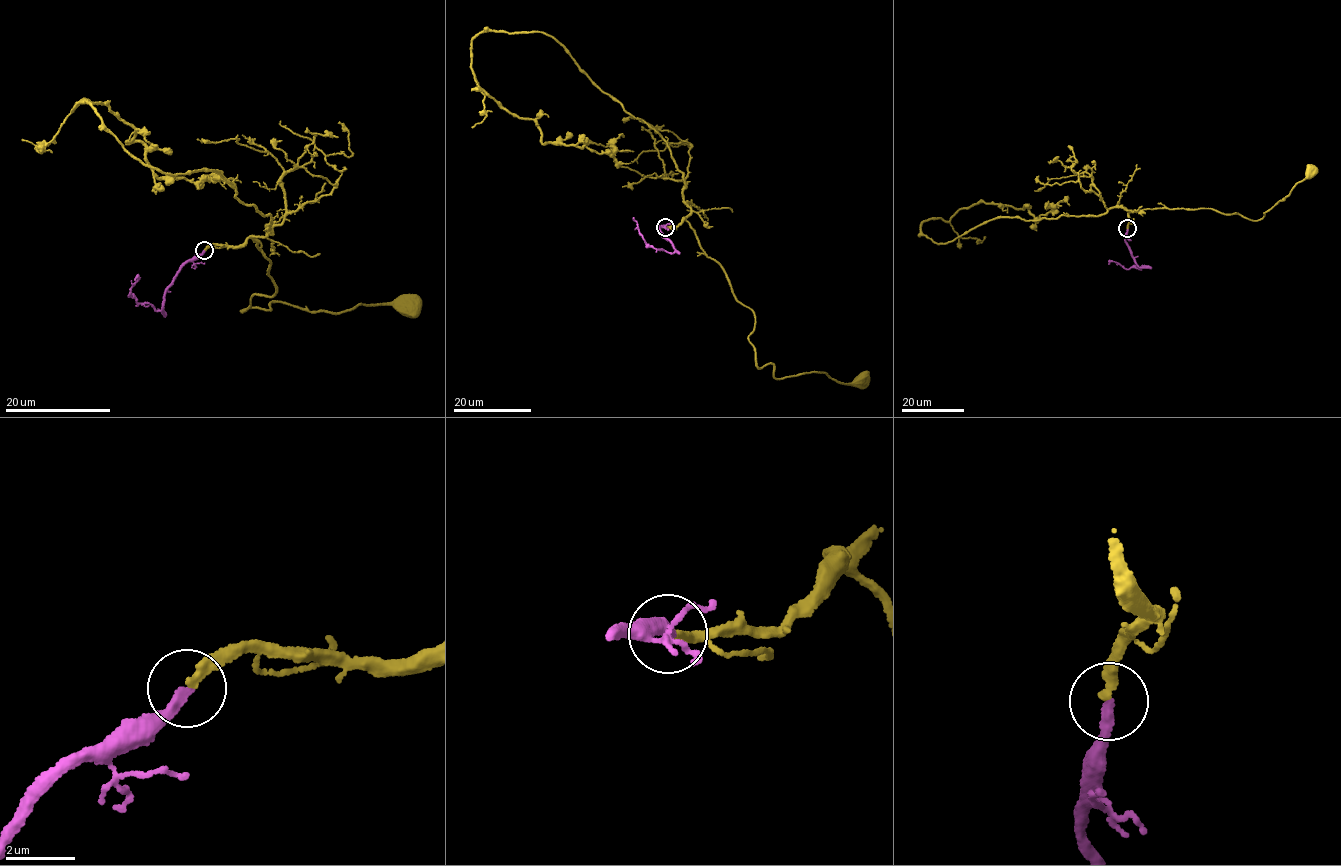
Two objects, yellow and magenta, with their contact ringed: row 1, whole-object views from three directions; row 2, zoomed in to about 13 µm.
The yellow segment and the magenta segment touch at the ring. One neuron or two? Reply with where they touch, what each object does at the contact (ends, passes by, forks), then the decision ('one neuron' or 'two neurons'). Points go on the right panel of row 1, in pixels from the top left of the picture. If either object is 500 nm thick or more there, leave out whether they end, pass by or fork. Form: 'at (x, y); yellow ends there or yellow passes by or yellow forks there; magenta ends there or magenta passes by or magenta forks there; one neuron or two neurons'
at (1127, 228); yellow ends there; magenta ends there; one neuron

